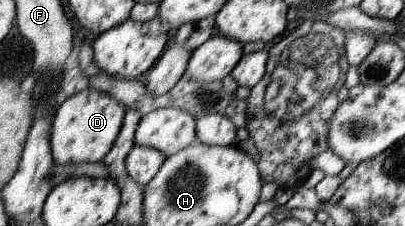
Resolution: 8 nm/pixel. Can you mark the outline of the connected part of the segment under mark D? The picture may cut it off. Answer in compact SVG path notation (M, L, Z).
M93 87L85 88L65 102L56 106L51 124L51 156L56 164L81 164L81 162L101 162L105 154L113 148L115 138L125 118L126 106L110 94Z

